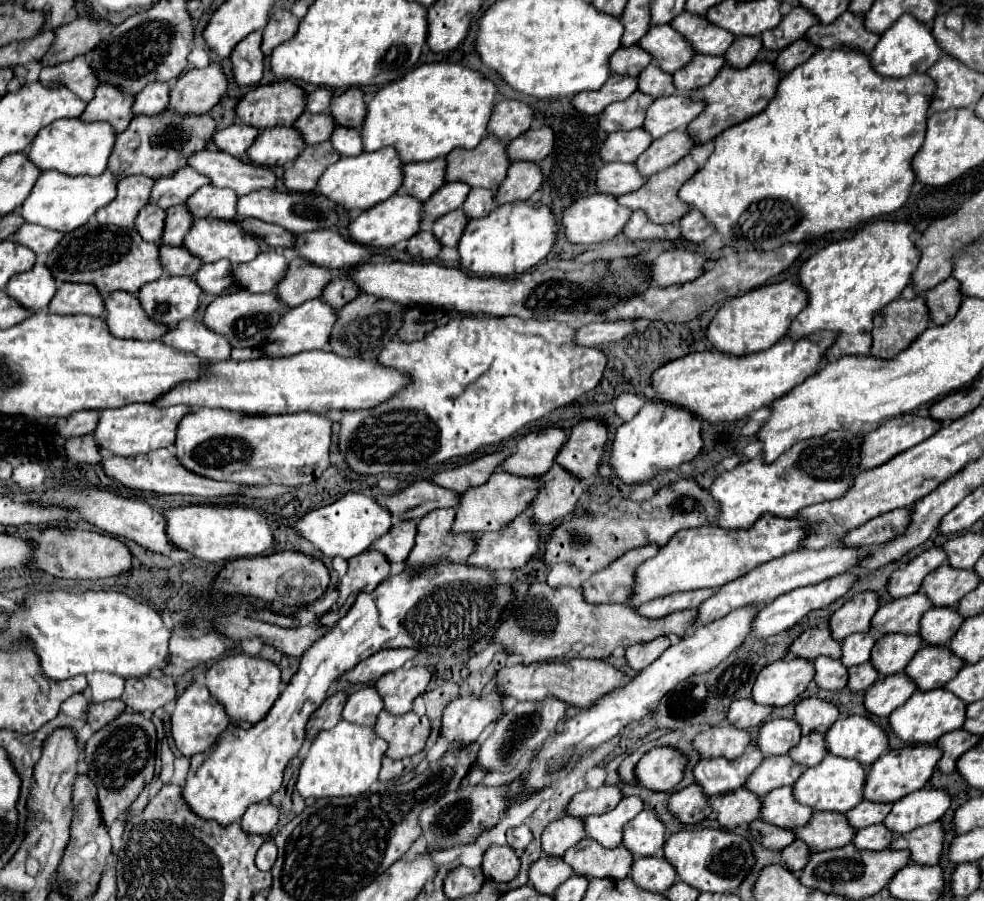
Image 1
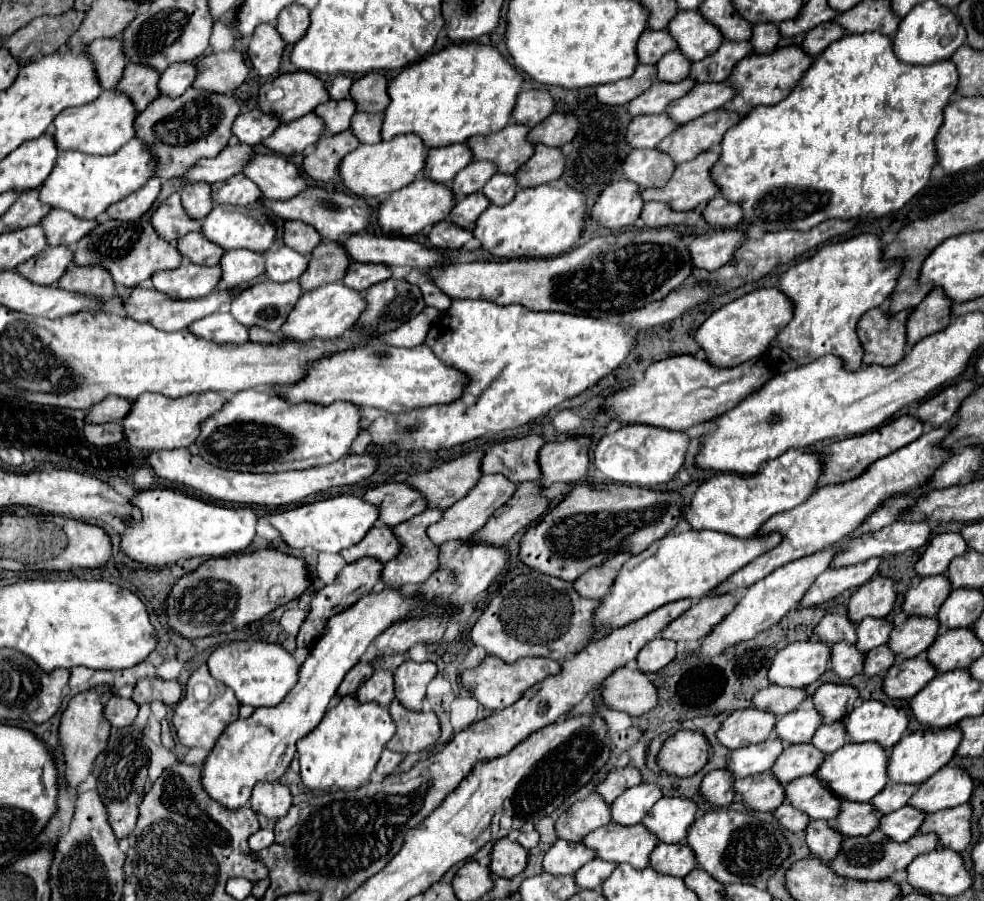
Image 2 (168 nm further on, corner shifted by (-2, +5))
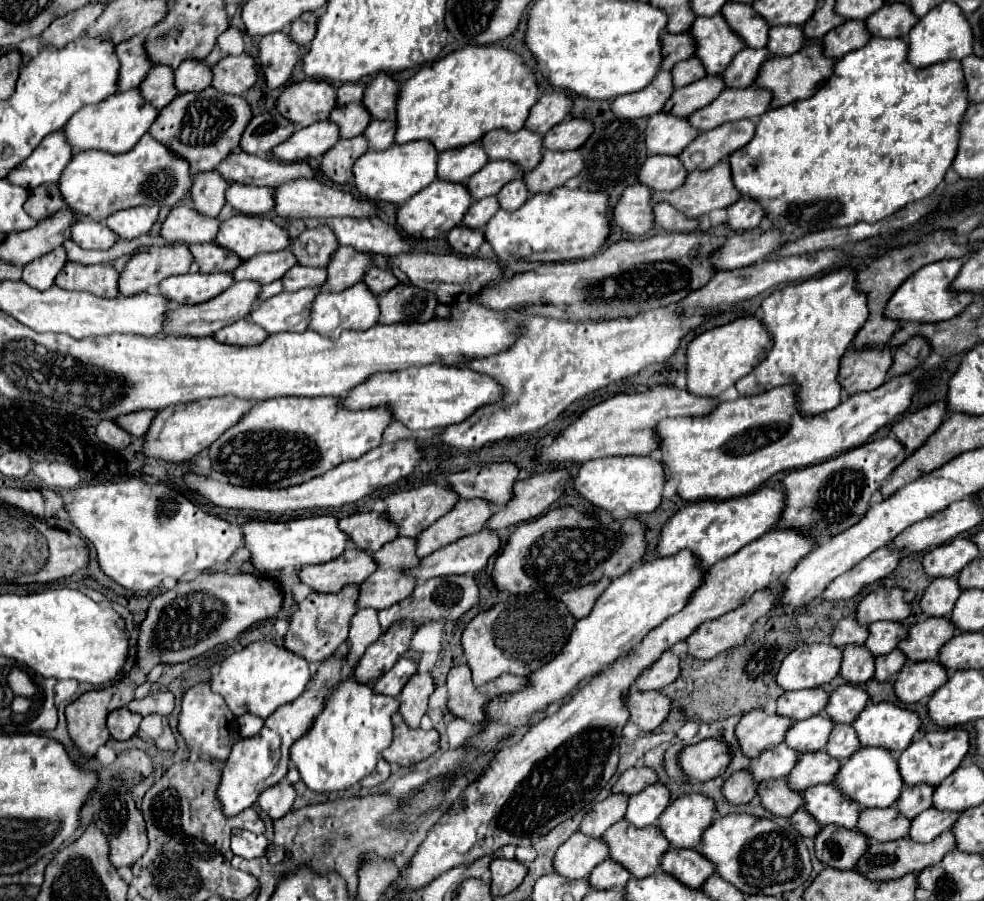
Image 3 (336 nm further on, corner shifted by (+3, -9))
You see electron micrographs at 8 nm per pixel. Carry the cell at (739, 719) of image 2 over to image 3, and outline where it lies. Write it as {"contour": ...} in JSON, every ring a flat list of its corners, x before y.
{"contour":[[752,710,744,714,736,726,740,750,748,758,758,758,764,750,770,750,784,740,784,734,790,724,790,718,778,714,768,716,762,710]]}

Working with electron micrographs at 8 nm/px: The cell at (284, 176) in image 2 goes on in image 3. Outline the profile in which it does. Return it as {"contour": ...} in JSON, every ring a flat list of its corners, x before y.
{"contour":[[294,180,274,188,274,212,284,218,334,218,334,216,374,216,376,206,358,200,350,192,340,192,318,180]]}

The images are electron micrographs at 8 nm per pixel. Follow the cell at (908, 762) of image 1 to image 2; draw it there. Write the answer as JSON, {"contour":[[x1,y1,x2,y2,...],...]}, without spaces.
{"contour":[[943,728,943,730,919,730,909,736,903,736,891,750,889,758,889,780,891,782,907,782,907,784,923,784,929,776,941,770,953,756,963,738,959,728]]}

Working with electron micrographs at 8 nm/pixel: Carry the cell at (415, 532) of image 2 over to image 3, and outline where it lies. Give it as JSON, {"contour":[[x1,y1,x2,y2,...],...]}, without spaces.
{"contour":[[398,536,396,540,384,544,378,552,374,552,376,558,376,572,366,578,366,582,360,584,360,598,358,598,358,608,374,608,374,610,384,610,396,604,398,600,404,600,414,592,414,584,418,584,416,576,410,576,408,570,418,568,420,558,416,556,416,538,406,538]]}

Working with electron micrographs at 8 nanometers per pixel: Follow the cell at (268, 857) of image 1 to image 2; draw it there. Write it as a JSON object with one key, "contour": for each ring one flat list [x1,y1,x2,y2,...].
{"contour":[[257,830,257,834,253,834,251,838,249,838,249,848,255,852,255,850,263,850,263,848,267,848,267,846,271,846,271,842,275,840,275,836,273,836,273,830]]}

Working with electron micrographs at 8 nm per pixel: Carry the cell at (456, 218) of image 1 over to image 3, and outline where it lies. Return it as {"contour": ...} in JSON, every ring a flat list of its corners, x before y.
{"contour":[[490,196,490,198,482,198,482,200,476,200,470,210,464,214,462,218,462,226,466,228,474,228,474,230,482,230,486,226,486,222,498,212,498,200,496,196]]}

